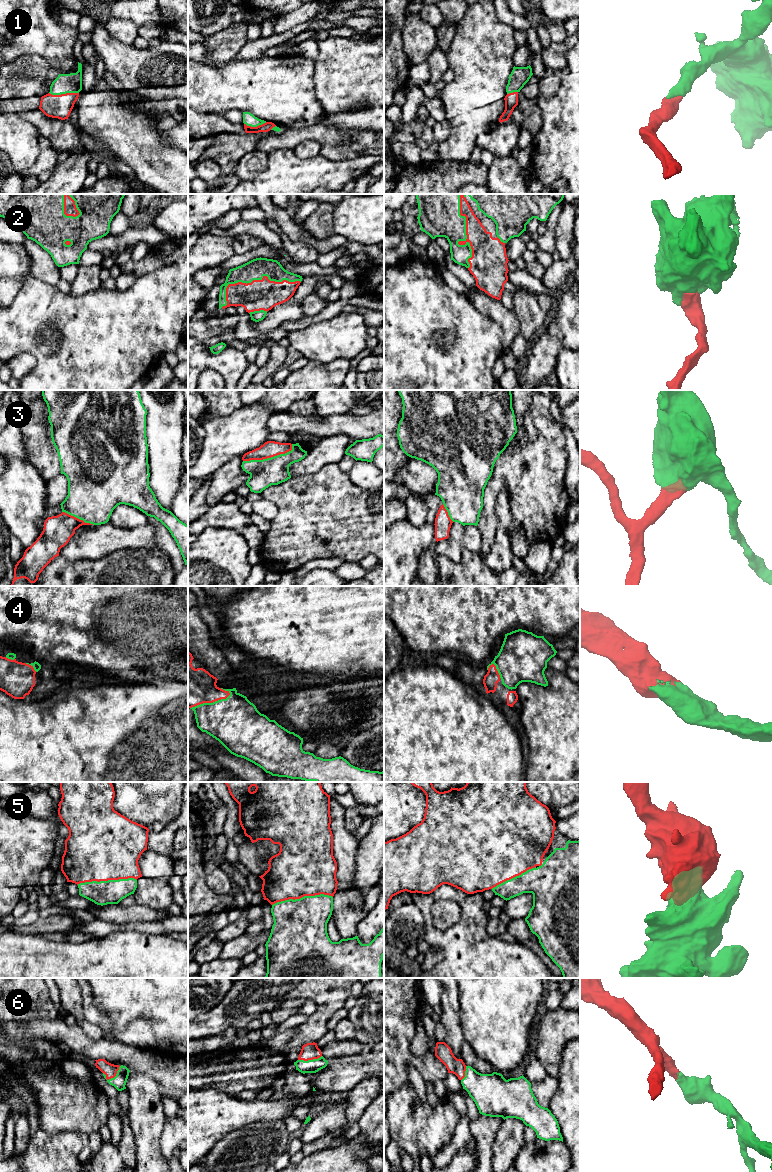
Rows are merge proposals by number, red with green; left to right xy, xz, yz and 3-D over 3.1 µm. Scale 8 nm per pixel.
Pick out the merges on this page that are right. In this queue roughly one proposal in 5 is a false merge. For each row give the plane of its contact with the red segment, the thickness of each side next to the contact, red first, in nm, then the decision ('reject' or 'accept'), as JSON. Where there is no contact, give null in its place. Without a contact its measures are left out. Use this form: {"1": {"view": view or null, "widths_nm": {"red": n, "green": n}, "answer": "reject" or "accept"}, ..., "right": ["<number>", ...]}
{"1": {"view": "xy", "widths_nm": {"red": 190, "green": 160}, "answer": "accept"}, "2": {"view": "xz", "widths_nm": {"red": 240, "green": 160}, "answer": "reject"}, "3": {"view": "xz", "widths_nm": {"red": 130, "green": 220}, "answer": "accept"}, "4": {"view": "xz", "widths_nm": {"red": 320, "green": 400}, "answer": "accept"}, "5": {"view": "xz", "widths_nm": {"red": 480, "green": 440}, "answer": "accept"}, "6": {"view": "xy", "widths_nm": {"red": 110, "green": 110}, "answer": "accept"}, "right": ["1", "3", "4", "5", "6"]}

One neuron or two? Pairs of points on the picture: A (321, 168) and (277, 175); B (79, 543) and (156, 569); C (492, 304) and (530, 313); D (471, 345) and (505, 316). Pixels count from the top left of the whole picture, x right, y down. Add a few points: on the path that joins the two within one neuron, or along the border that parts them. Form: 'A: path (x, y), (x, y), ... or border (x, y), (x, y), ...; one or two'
A: path (310, 173), (305, 175), (288, 175); one
B: border (133, 550), (117, 550), (96, 559), (87, 559); two
C: border (513, 312), (519, 322), (519, 329), (521, 331); two
D: border (478, 309), (499, 326), (503, 346); two

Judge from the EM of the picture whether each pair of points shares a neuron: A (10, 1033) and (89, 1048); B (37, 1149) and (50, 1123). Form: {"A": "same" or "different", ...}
{"A": "same", "B": "different"}

